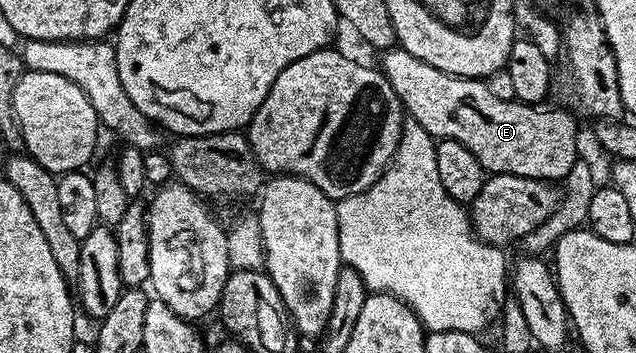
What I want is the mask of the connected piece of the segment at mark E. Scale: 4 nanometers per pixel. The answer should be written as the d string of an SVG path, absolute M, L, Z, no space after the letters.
M393 47L381 54L380 69L393 87L403 110L433 138L460 141L487 174L561 181L577 156L579 122L566 111L544 110L531 104L503 101L488 90L485 80L458 78Z

